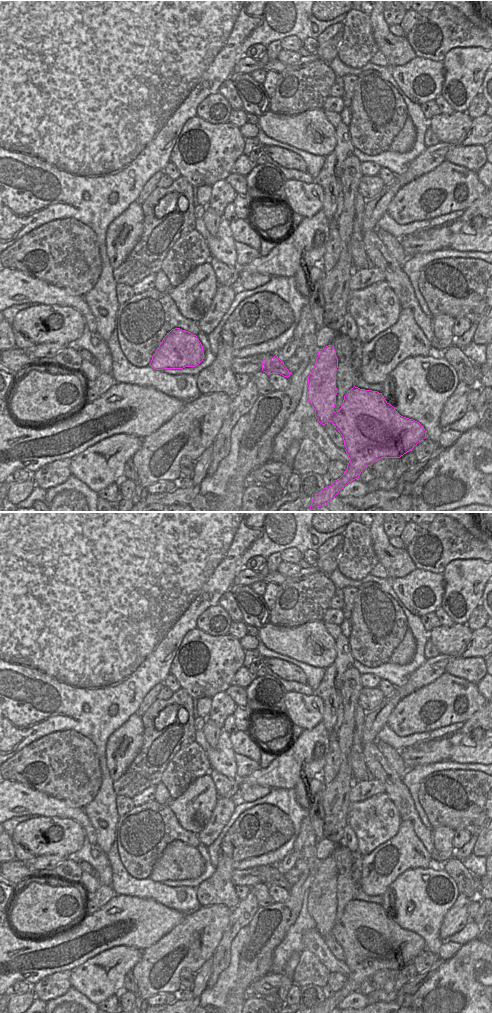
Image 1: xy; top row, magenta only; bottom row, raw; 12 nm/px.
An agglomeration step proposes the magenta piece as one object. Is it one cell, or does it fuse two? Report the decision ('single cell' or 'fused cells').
single cell

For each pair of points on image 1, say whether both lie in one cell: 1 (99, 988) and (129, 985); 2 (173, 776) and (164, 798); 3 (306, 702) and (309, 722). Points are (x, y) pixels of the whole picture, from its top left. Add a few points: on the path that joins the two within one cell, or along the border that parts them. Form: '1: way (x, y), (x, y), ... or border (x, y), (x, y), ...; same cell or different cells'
1: border (131, 970), (124, 978), (122, 989); different cells
2: border (162, 781), (171, 798); different cells
3: way (306, 707), (307, 717); same cell

